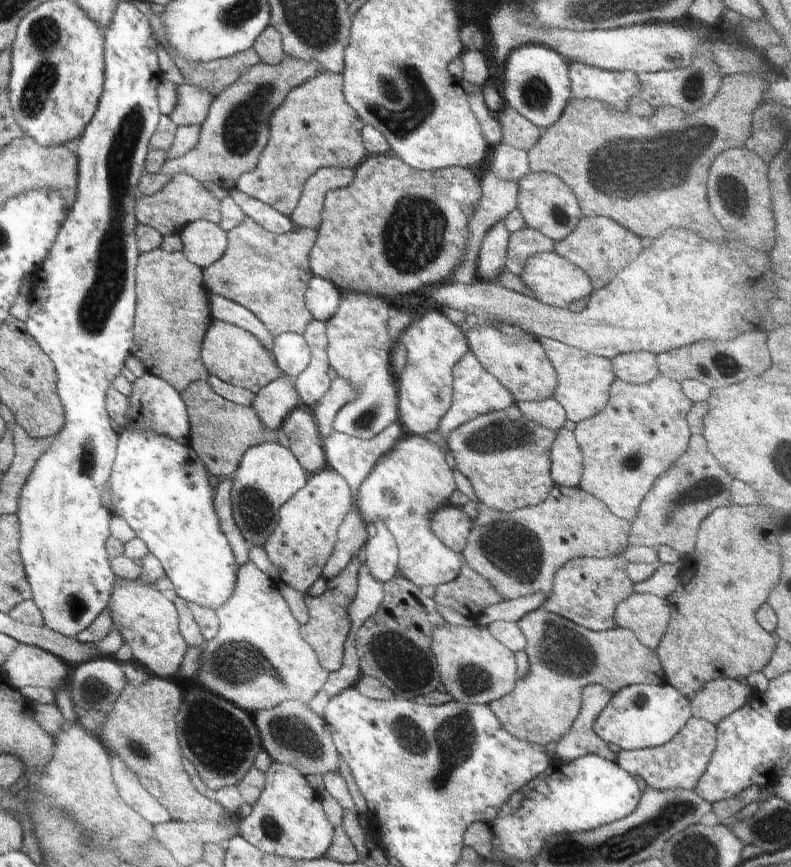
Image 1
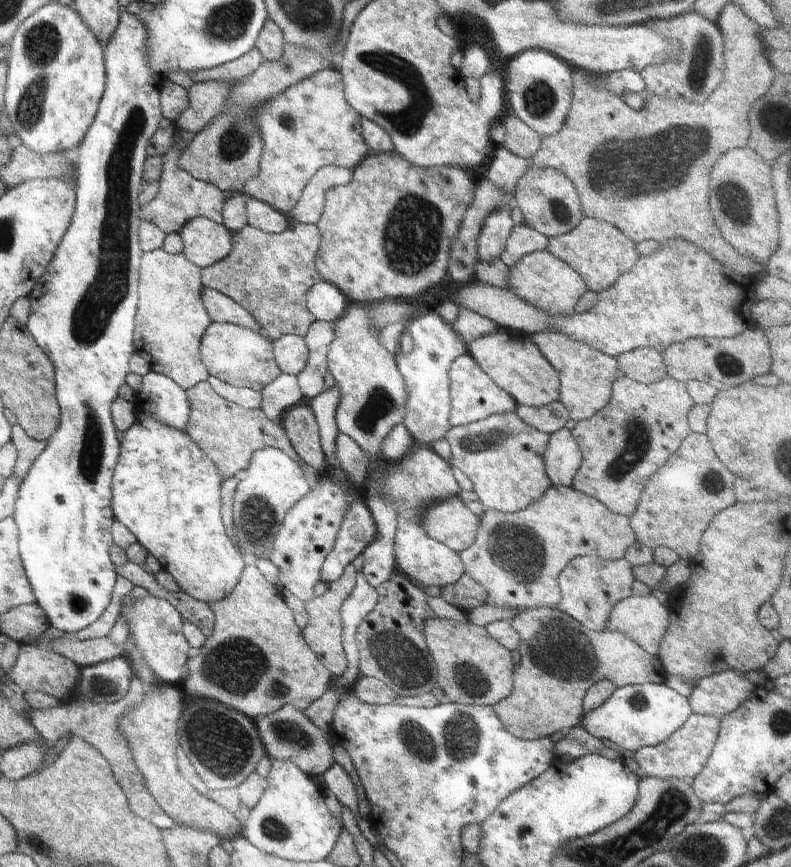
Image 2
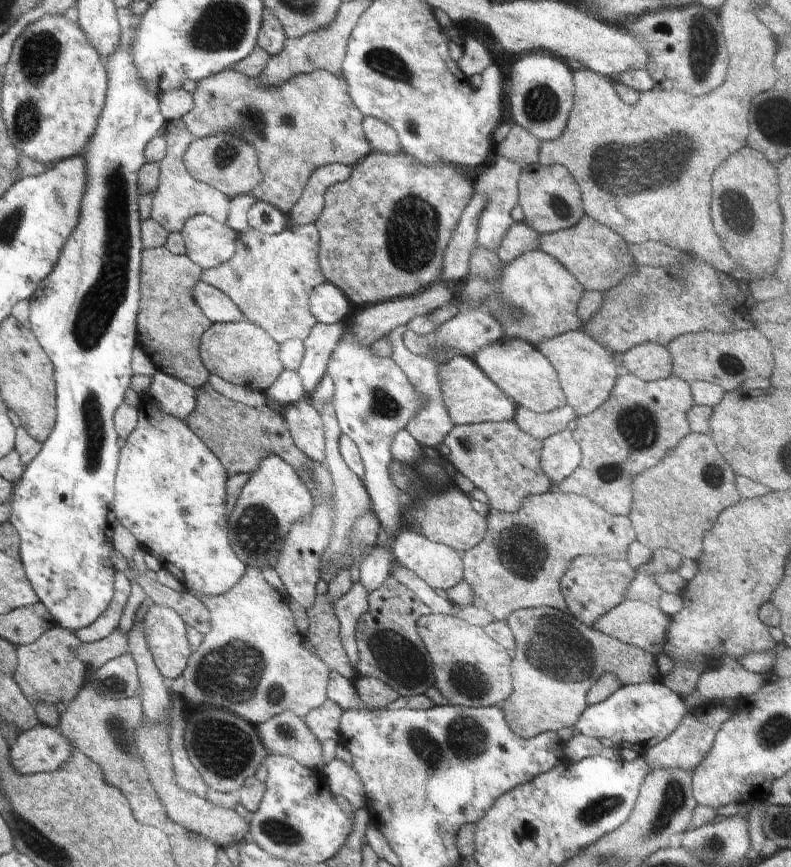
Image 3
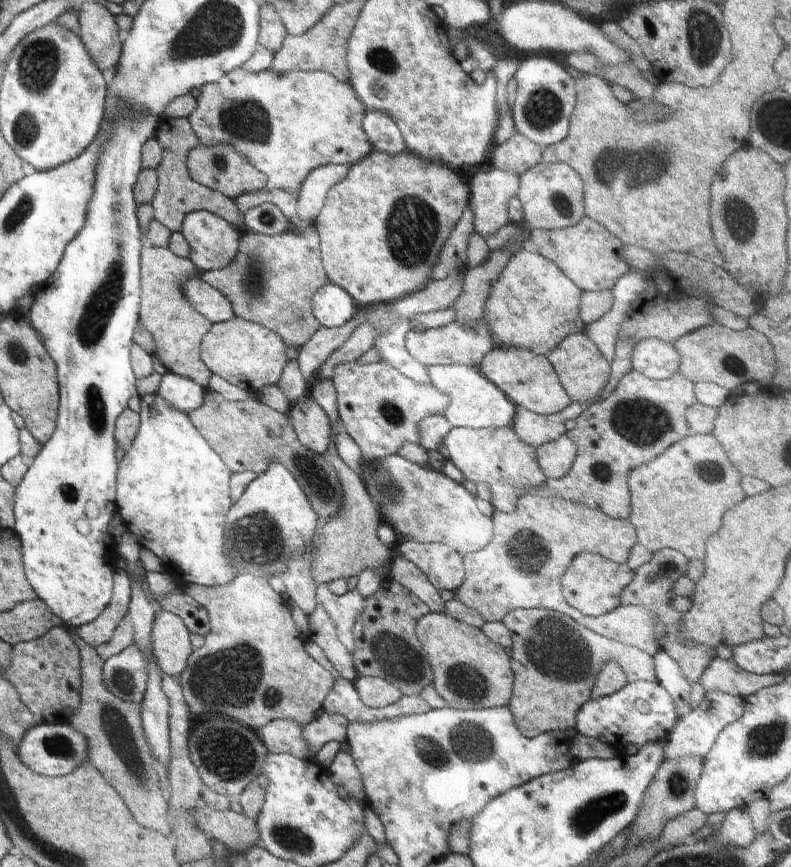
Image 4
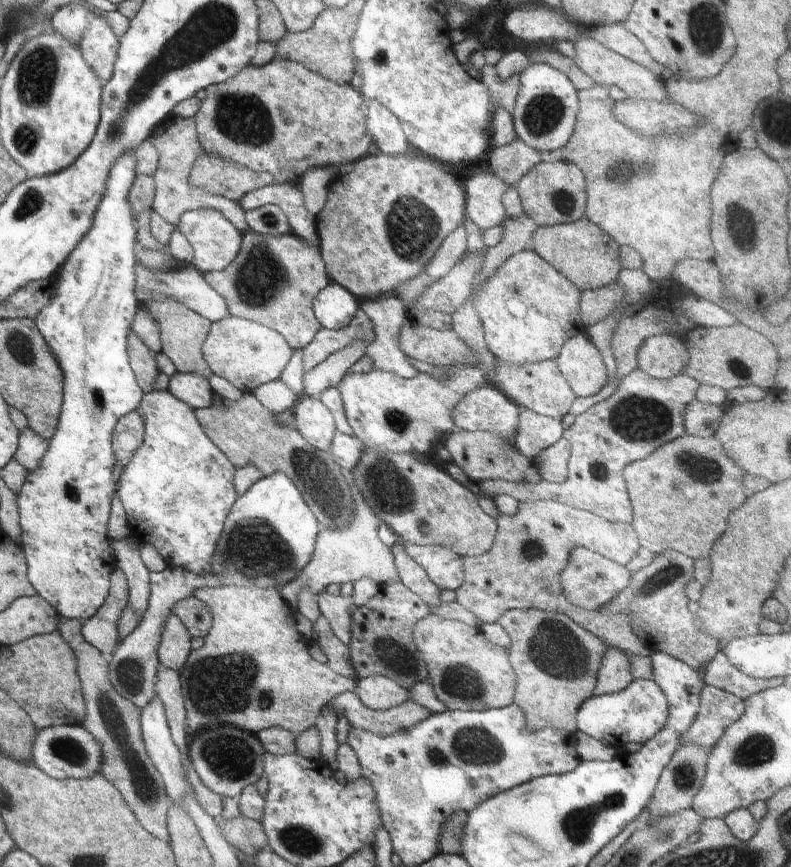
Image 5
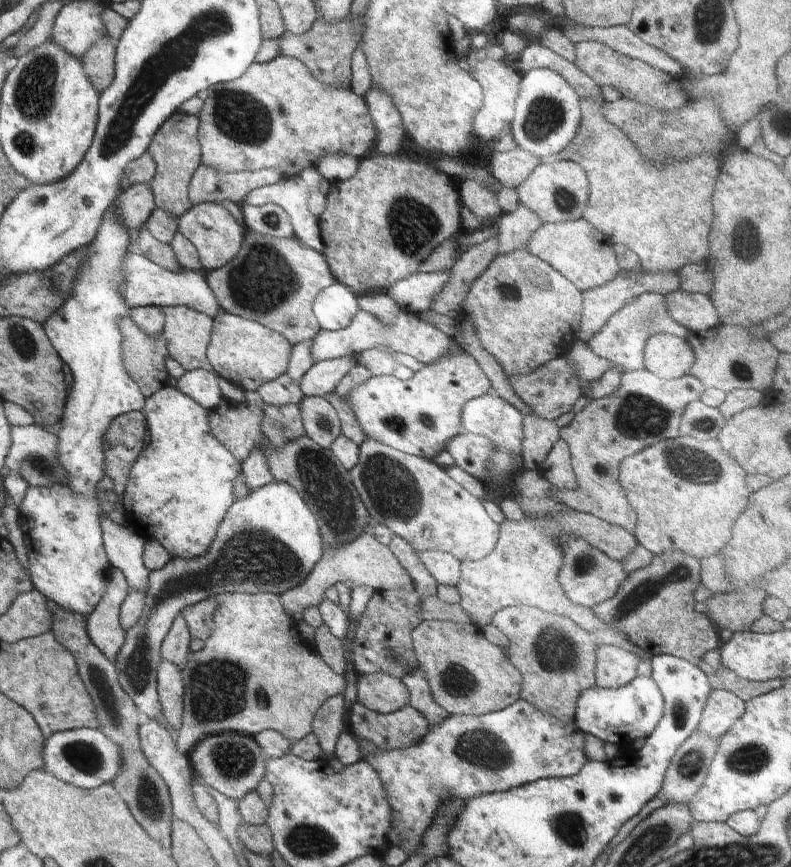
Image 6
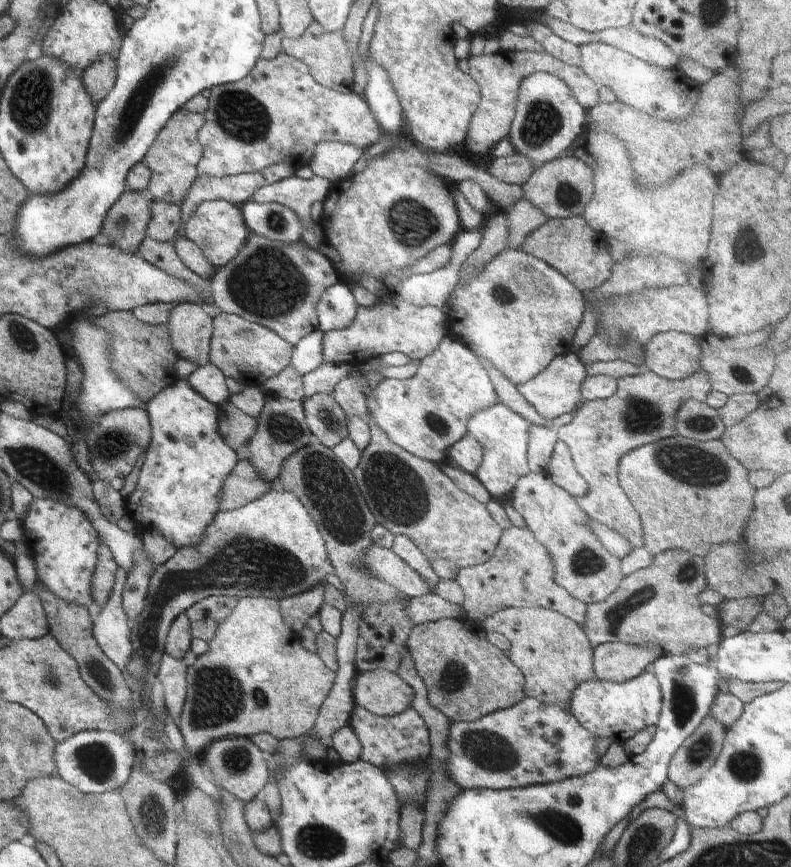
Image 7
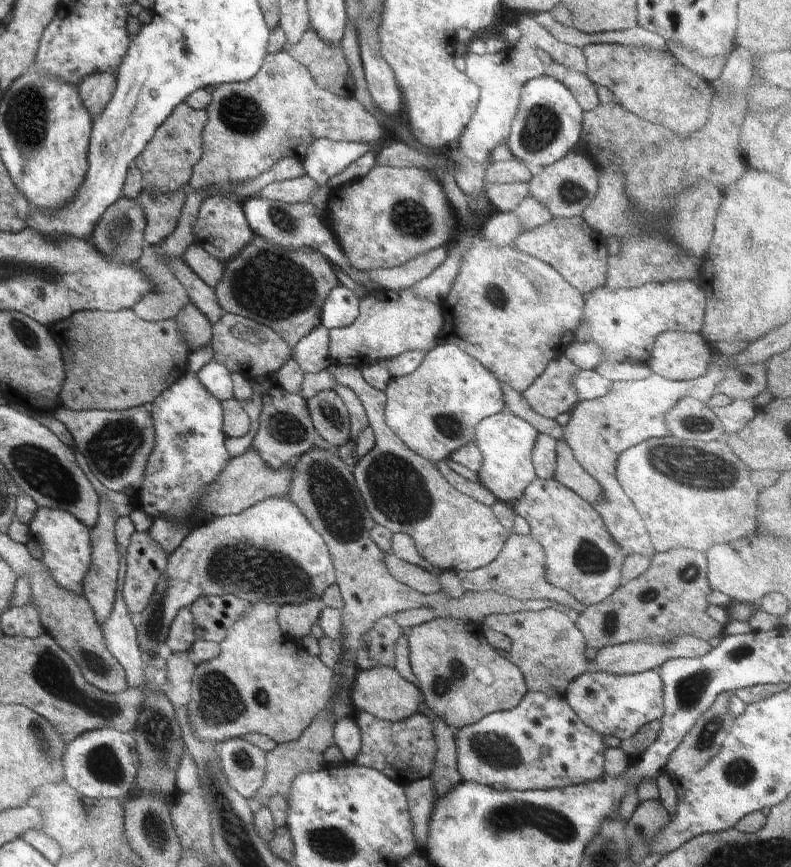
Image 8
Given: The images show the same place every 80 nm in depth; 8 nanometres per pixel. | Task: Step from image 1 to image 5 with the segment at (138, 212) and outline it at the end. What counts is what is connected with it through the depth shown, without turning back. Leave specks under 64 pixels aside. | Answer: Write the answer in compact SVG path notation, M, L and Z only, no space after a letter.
M170 112L161 123L152 129L152 134L148 139L156 147L159 154L158 170L152 176L155 182L152 210L156 211L167 223L177 228L180 217L185 212L194 209L213 208L219 210L242 234L248 231L249 226L245 219L245 210L239 203L200 190L192 192L189 187L189 176L195 160L204 154L197 137L197 128L193 117L184 118Z

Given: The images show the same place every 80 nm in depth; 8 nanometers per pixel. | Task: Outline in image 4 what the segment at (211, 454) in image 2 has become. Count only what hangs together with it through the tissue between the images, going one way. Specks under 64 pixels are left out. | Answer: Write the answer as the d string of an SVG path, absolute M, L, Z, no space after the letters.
M206 389L202 406L187 415L233 473L254 471L257 475L264 474L270 463L280 463L296 479L320 518L320 523L340 512L343 505L343 490L336 469L326 456L306 448L298 440L288 414L275 411L257 398L229 401L216 391Z

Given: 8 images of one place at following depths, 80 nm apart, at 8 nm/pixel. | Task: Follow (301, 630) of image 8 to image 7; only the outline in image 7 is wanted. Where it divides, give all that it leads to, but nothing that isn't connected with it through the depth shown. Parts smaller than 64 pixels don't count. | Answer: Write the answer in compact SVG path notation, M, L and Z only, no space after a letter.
M326 584L317 585L305 593L279 600L280 612L284 624L295 633L300 634L307 626L308 619L318 614L325 603L323 592Z

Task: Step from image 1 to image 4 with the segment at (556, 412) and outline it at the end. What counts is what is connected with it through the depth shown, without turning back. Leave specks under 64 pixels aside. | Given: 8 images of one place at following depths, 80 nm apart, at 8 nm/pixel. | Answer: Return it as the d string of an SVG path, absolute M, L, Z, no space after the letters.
M609 378L597 400L583 403L572 401L564 410L553 415L539 415L524 407L516 406L517 411L515 421L513 422L514 432L516 432L524 444L535 449L543 444L552 442L567 432L564 427L566 420L576 418L584 412L585 408L599 400L608 398L616 389L618 383L619 381L616 378Z

